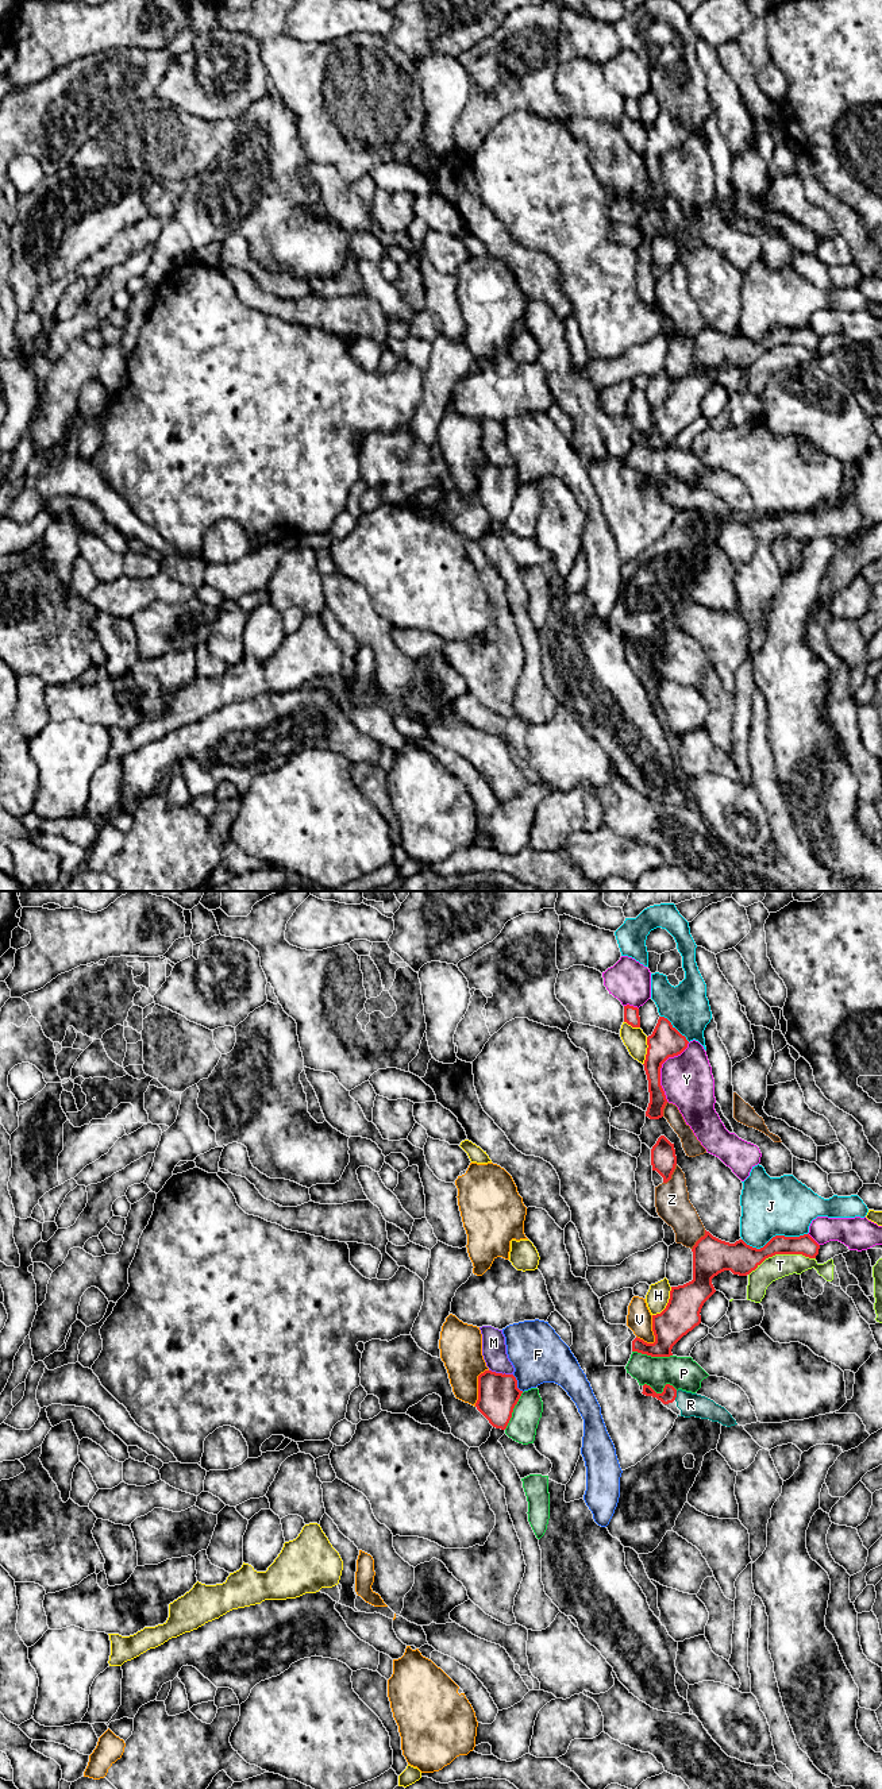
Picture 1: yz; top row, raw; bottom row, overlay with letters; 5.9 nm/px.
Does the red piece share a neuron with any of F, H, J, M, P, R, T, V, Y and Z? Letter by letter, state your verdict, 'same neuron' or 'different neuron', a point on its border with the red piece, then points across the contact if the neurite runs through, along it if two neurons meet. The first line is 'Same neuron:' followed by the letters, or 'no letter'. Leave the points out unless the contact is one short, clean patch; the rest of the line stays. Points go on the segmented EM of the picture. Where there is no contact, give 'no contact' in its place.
Same neuron: R
F: different neuron; contact yz (516, 1384)
H: different neuron; contact yz (667, 1303)
J: different neuron; contact yz (775, 1236)
M: different neuron; contact yz (501, 1373)
P: different neuron; contact yz (653, 1356)
R: same neuron; contact yz (676, 1395); way yz (669, 1394), (676, 1395), (690, 1404)
T: different neuron; contact yz (781, 1253)
V: different neuron; contact yz (653, 1330)
Y: different neuron; contact yz (661, 1067)
Z: different neuron; contact yz (671, 1173)

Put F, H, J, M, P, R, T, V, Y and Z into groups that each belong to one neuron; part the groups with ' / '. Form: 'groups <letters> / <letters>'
groups F / H / J / M T / P / R / V / Y / Z

